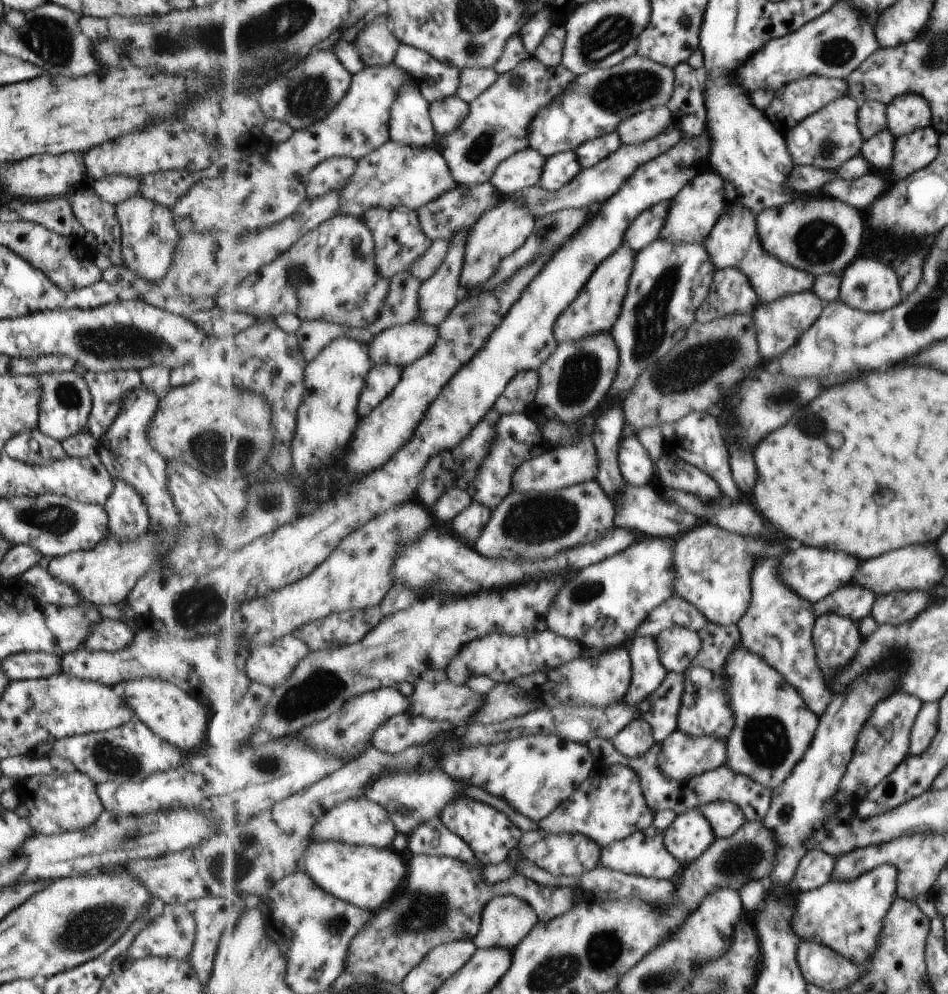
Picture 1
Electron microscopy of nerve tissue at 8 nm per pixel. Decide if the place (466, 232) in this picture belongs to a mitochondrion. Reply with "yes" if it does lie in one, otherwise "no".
no

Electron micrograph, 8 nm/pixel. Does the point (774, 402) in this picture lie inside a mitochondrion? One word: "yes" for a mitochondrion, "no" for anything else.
yes

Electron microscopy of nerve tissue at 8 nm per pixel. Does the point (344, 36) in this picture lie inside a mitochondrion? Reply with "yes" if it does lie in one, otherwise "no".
no

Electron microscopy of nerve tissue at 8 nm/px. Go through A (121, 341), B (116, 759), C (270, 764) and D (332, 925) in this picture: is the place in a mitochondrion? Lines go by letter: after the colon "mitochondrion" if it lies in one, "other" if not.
A: mitochondrion
B: mitochondrion
C: mitochondrion
D: mitochondrion

